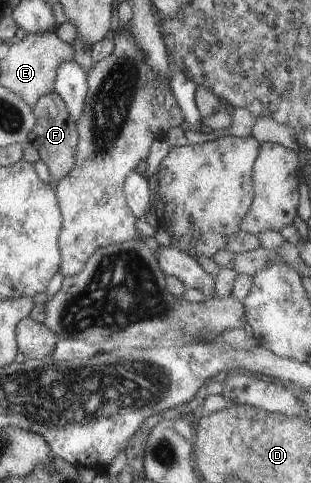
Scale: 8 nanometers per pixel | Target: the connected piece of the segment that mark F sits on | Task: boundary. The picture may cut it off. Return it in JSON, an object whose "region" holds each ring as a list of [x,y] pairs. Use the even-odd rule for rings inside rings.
{"region":[[[54,92],[39,97],[33,105],[32,113],[35,117],[34,127],[29,131],[26,142],[37,149],[39,159],[47,166],[51,178],[59,182],[73,167],[78,139],[76,123],[66,111],[65,103]]]}

